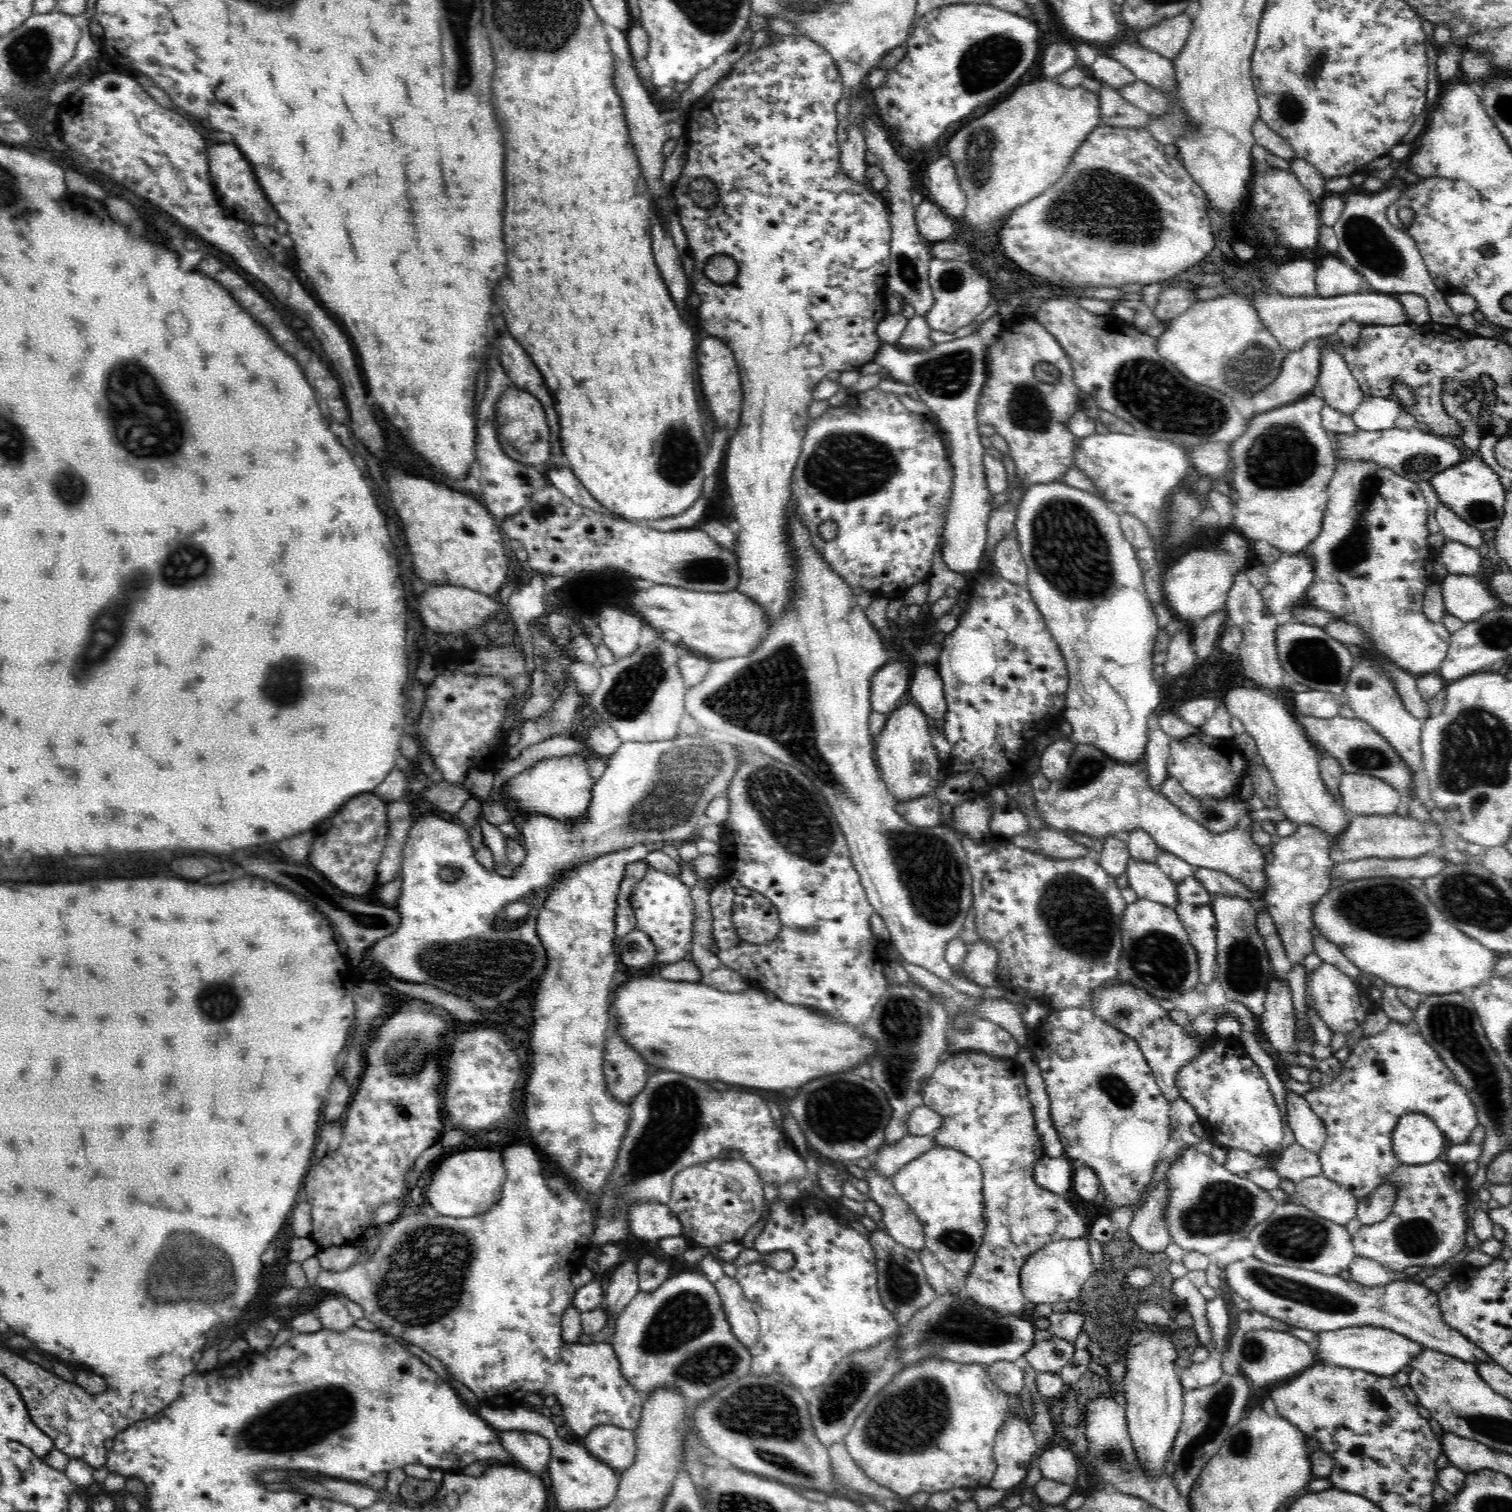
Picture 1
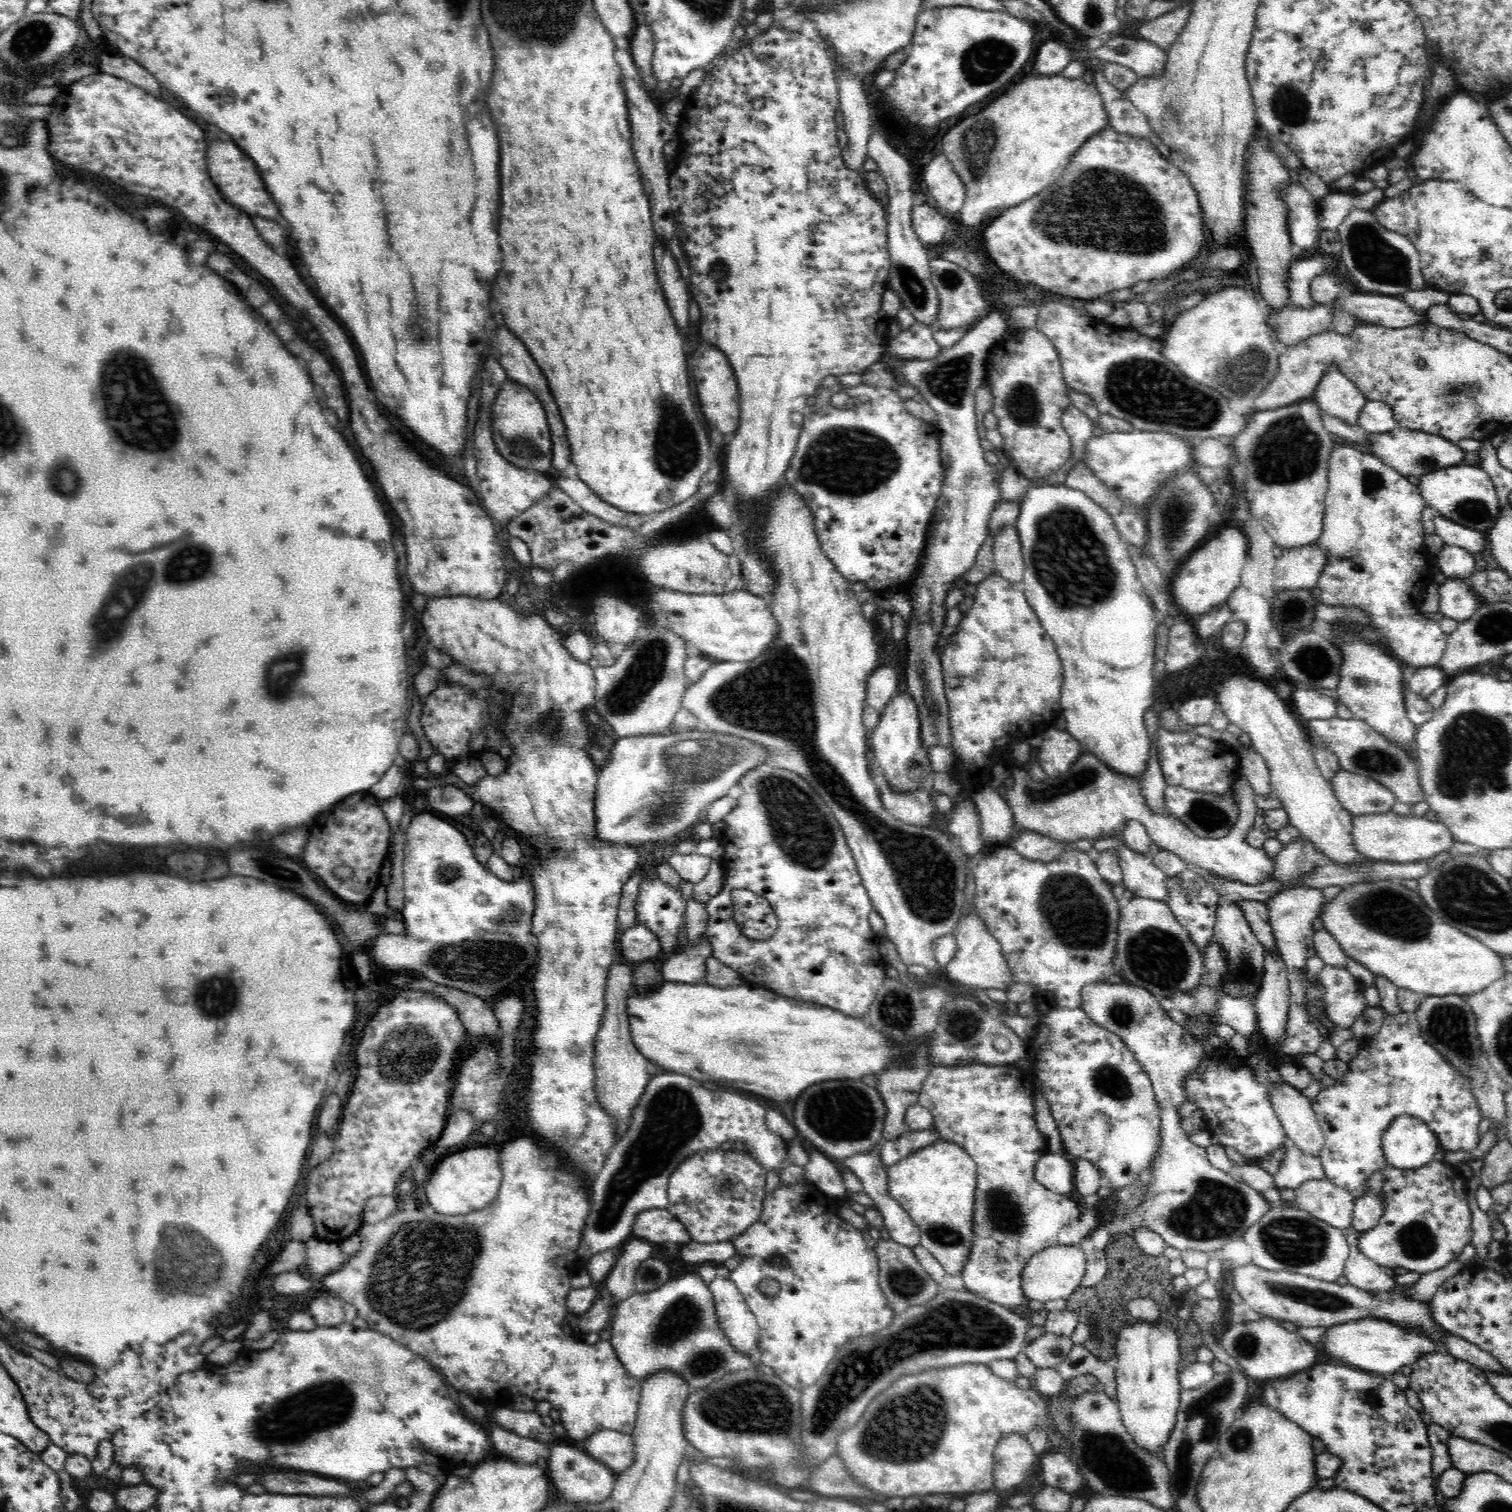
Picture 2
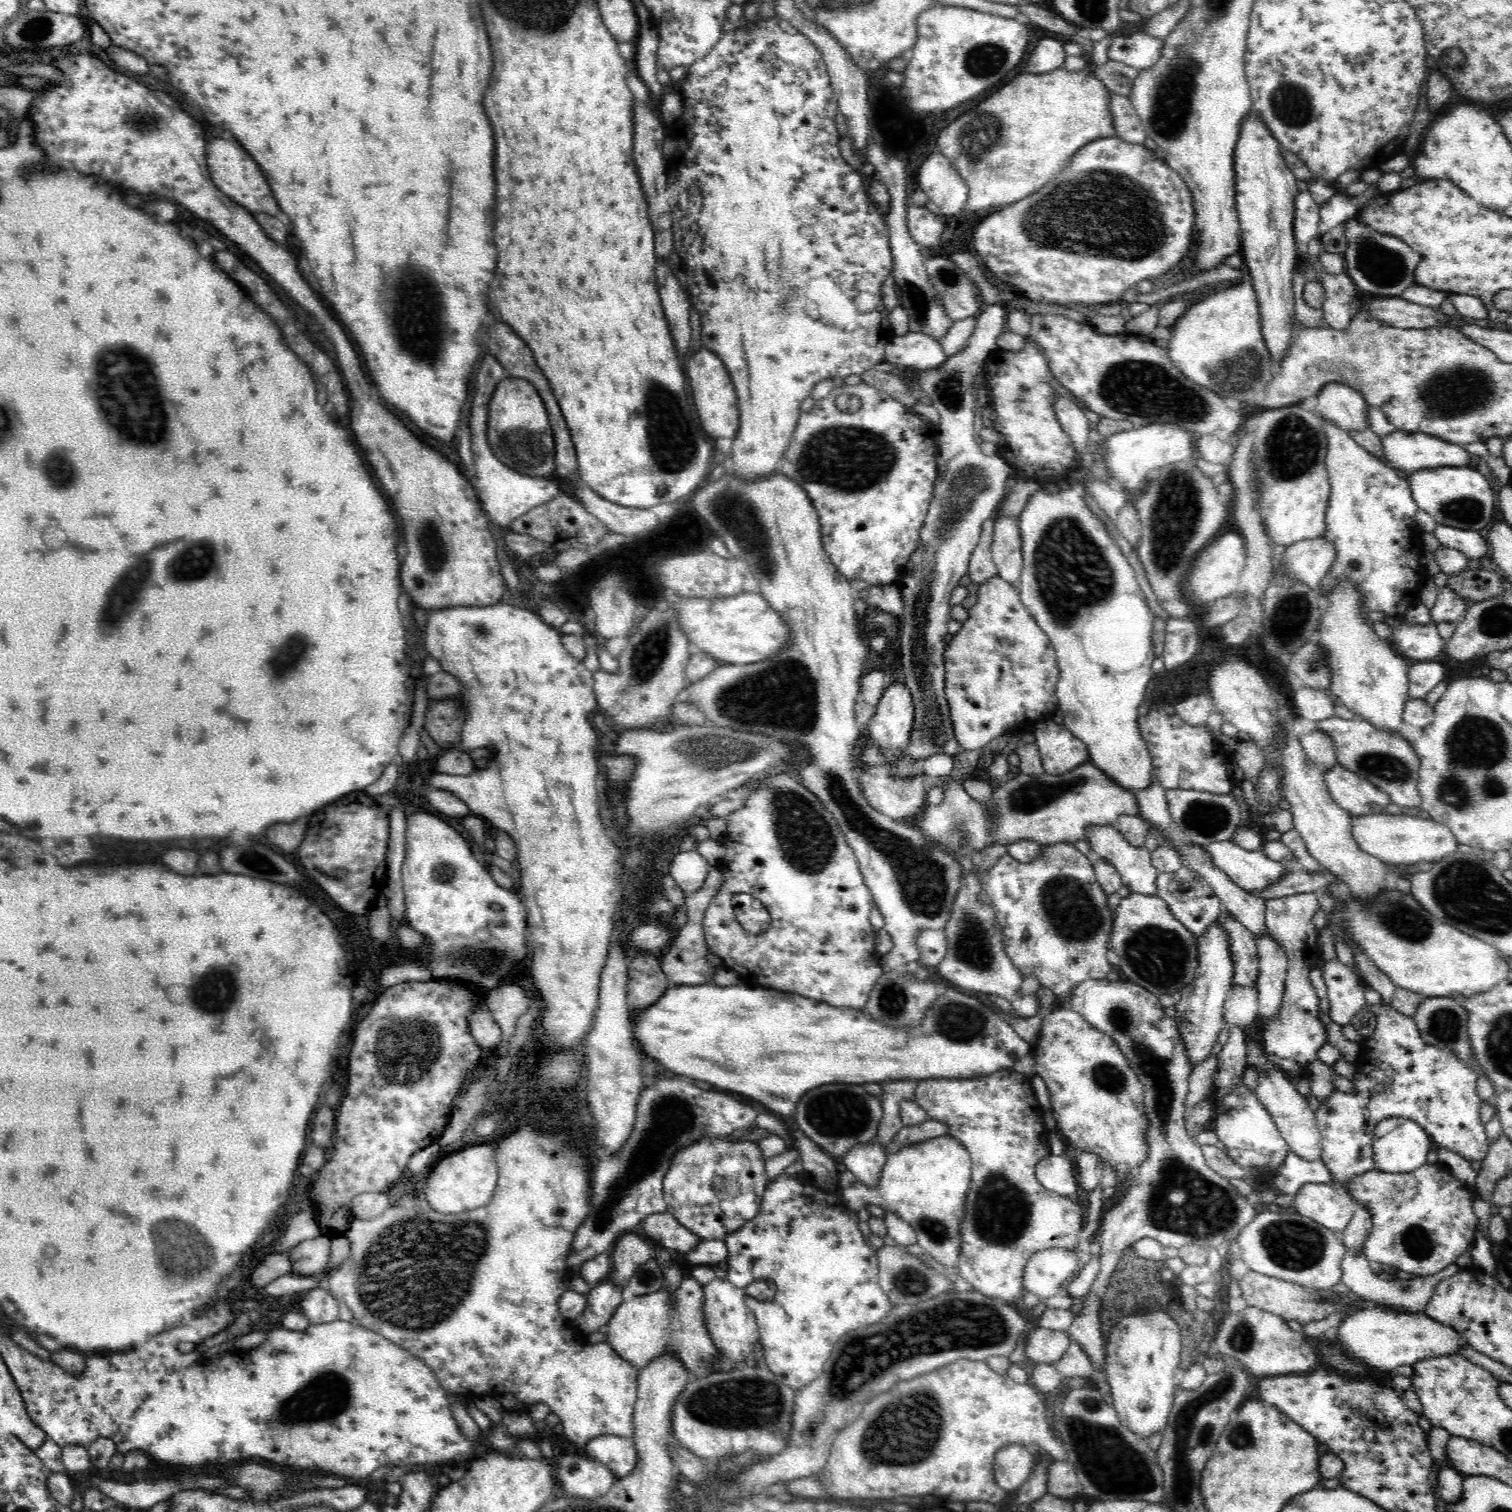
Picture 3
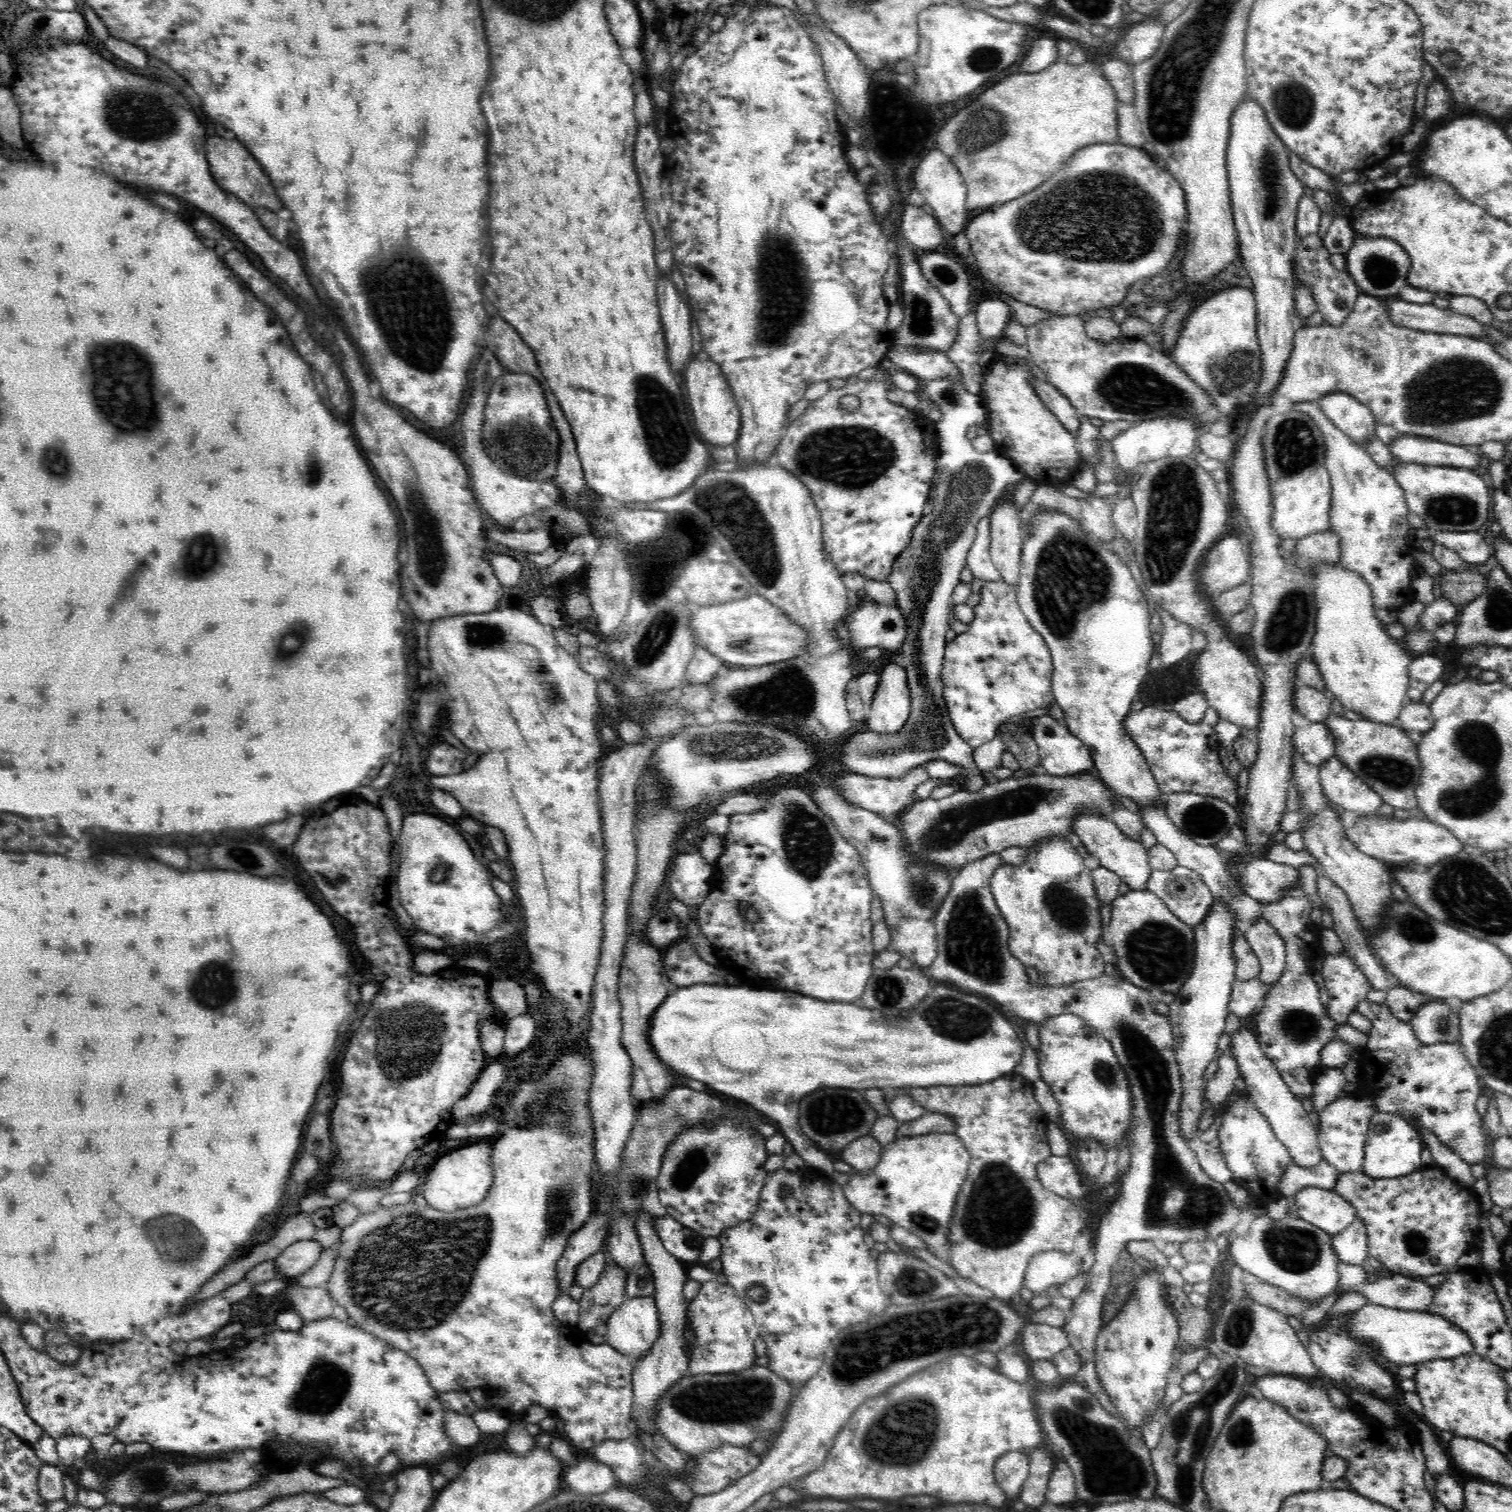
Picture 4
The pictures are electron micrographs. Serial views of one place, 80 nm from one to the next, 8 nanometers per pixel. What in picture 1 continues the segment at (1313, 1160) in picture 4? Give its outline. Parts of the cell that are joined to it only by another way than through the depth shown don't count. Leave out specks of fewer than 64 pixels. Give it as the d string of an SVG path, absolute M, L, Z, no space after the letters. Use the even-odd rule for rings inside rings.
M1287 1091L1286 1125L1292 1129L1302 1147L1319 1153L1326 1145L1327 1133L1320 1118L1313 1112L1304 1096Z

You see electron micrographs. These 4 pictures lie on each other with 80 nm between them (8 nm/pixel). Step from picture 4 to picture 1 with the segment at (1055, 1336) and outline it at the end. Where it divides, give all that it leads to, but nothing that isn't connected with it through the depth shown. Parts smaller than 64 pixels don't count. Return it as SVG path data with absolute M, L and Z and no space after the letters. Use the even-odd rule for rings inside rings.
M1053 1336L1045 1341L1036 1342L1026 1351L1025 1357L1036 1373L1060 1374L1060 1370L1072 1358L1075 1348L1076 1346L1067 1340Z

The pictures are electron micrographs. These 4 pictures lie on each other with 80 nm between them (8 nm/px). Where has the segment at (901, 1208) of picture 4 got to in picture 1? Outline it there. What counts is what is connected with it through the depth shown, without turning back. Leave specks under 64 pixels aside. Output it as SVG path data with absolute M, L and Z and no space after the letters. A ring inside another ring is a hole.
M936 1145L925 1152L923 1156L906 1164L898 1174L892 1177L895 1190L910 1205L910 1209L922 1223L925 1248L933 1252L944 1268L958 1280L966 1280L966 1276L978 1256L978 1248L982 1246L985 1238L986 1221L982 1215L982 1208L984 1208L982 1176L982 1168L976 1160L956 1148L944 1148Z

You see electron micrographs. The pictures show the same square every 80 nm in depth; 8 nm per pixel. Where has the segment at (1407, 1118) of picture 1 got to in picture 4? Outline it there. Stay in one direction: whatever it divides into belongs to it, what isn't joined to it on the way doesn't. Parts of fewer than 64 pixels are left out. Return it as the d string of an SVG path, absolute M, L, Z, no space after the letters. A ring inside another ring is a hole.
M1377 1113L1370 1124L1368 1139L1364 1146L1365 1162L1362 1172L1371 1178L1398 1178L1422 1169L1420 1152L1424 1150L1423 1139L1408 1119L1390 1113Z

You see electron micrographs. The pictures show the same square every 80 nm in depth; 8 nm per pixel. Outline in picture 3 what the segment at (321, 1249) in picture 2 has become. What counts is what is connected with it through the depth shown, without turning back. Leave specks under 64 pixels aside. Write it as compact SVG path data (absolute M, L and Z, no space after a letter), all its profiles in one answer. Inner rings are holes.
M318 1236L292 1248L292 1273L300 1276L320 1274L330 1264L330 1238Z

